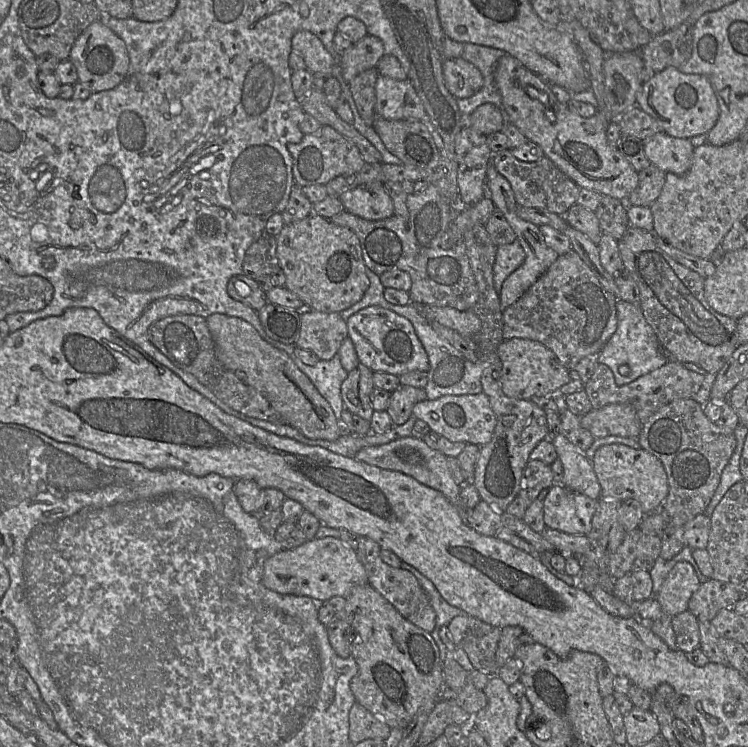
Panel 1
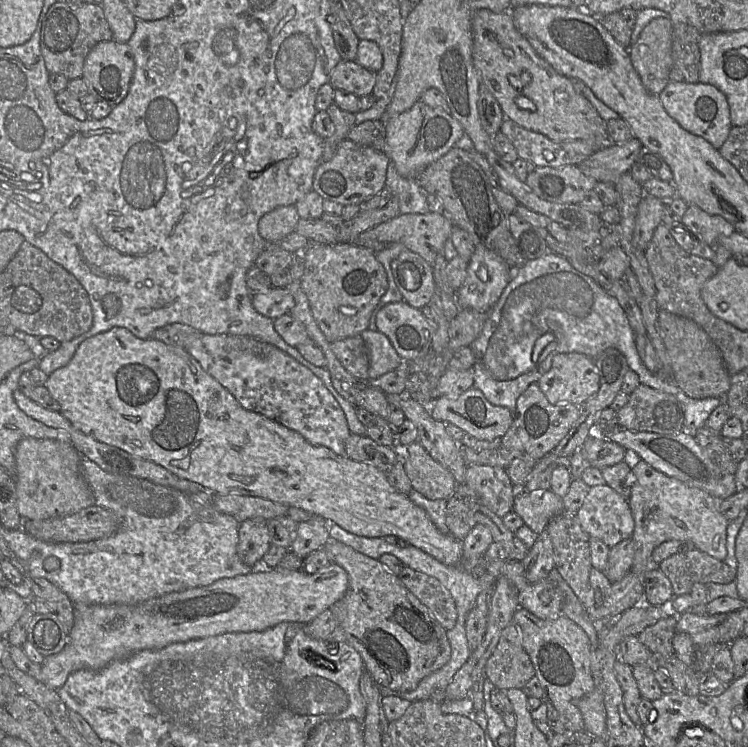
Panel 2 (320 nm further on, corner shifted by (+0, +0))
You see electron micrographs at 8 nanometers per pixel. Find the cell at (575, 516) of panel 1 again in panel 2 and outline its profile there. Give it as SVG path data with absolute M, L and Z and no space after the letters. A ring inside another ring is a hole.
M606 484L591 487L575 514L582 529L590 538L597 538L610 548L632 537L634 519L628 501Z

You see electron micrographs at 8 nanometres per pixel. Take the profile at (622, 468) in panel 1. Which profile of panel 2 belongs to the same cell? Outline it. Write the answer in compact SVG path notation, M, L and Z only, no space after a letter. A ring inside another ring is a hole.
M639 458L633 459L634 465L631 471L635 478L628 499L634 519L634 531L631 537L634 543L634 558L631 571L644 578L648 569L652 566L651 555L653 550L668 540L691 542L694 548L717 560L724 561L727 556L726 539L729 521L719 512L719 501L723 499L717 499L699 488L690 487L673 477L669 477Z

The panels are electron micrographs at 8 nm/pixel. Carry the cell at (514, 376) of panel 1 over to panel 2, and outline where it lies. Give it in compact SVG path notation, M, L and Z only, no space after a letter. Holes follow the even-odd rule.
M561 353L553 357L550 370L537 384L551 404L579 406L597 393L599 375L594 361L586 355Z

